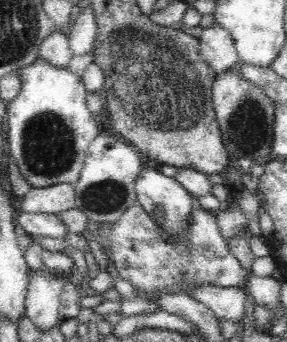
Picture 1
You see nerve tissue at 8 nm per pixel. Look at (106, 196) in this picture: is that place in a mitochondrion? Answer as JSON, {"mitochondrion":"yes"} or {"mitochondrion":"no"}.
{"mitochondrion":"yes"}

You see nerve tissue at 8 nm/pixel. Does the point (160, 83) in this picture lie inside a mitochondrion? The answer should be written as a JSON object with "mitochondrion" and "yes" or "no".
{"mitochondrion":"yes"}

